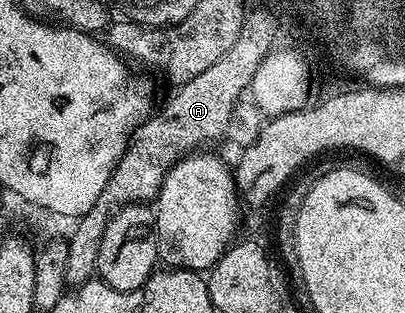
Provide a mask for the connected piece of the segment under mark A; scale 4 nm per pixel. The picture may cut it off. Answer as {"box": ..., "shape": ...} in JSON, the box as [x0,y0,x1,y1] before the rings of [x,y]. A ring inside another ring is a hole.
{"box":[64,16,275,287],"shape":[[[250,16],[242,24],[241,35],[216,64],[179,85],[162,110],[160,108],[139,126],[96,204],[75,223],[76,228],[72,236],[69,235],[68,261],[64,268],[67,287],[83,286],[95,277],[100,240],[115,211],[134,202],[146,204],[155,201],[171,167],[190,153],[209,147],[206,145],[218,141],[225,134],[242,92],[249,89],[258,67],[272,51],[270,41],[274,35],[275,20]]]}

